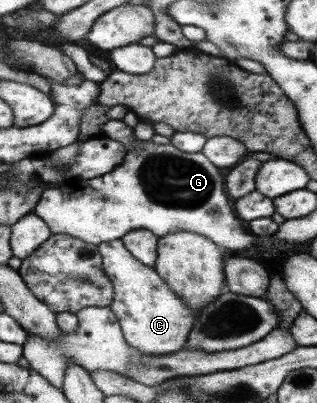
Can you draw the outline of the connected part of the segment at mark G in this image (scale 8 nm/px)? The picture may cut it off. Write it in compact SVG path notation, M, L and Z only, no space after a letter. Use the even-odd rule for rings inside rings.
M152 140L134 142L132 148L126 151L121 165L104 176L84 181L74 180L45 189L33 211L48 224L53 234L64 233L94 245L121 239L126 233L136 229L148 229L158 238L164 234L188 230L208 237L228 255L250 247L274 244L274 237L272 241L268 241L271 236L248 233L240 225L234 212L225 188L224 175L202 152L186 153L172 144L158 144Z

